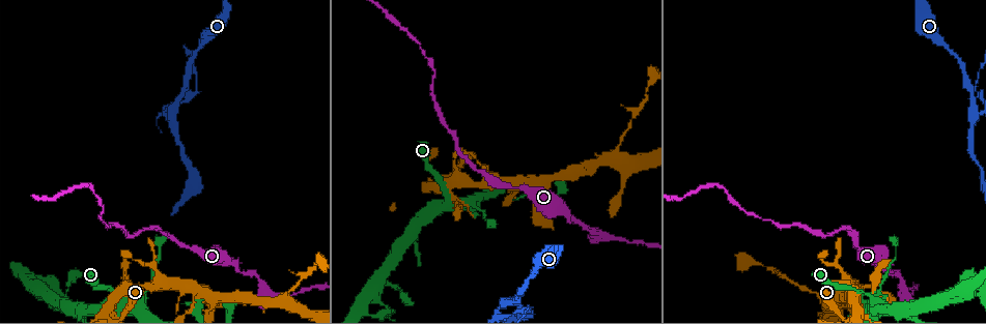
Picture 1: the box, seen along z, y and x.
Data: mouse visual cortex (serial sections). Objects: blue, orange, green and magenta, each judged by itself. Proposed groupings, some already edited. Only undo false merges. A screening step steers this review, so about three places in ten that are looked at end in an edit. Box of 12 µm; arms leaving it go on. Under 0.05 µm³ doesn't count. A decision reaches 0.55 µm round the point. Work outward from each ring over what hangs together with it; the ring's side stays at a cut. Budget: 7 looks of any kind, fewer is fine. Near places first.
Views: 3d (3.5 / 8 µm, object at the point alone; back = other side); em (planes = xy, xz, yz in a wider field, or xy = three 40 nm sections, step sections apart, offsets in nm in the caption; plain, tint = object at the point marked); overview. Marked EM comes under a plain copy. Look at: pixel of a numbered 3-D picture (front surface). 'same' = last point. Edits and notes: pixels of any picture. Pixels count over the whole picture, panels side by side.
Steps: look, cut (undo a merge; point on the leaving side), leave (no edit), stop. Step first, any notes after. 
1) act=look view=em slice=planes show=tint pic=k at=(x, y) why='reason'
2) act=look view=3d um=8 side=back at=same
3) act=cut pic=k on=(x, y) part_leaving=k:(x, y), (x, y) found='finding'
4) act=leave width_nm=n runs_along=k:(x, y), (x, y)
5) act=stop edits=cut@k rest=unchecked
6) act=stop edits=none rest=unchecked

act=look view=3d um=8 pic=1 at=(973, 113) why='sharp bend'

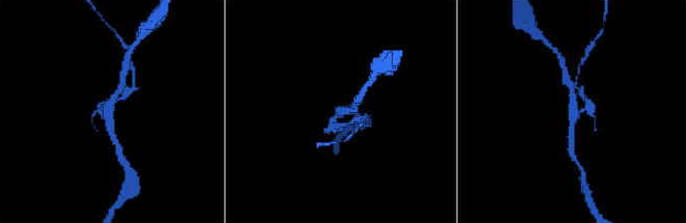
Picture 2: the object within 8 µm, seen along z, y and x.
act=look view=3d um=3.5 pic=2 at=(338, 110) why='closer look'

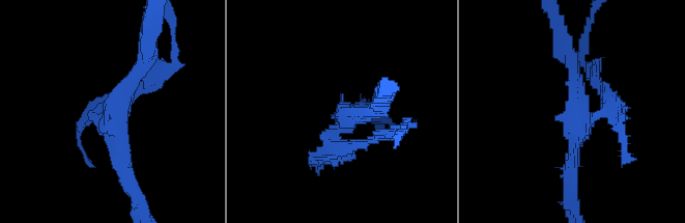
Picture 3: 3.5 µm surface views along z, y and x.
act=look view=em slice=xy step=2 show=tint pic=3 at=(114, 119) arms=3 arm_widths_nm=150,200,250 why='now the EM'

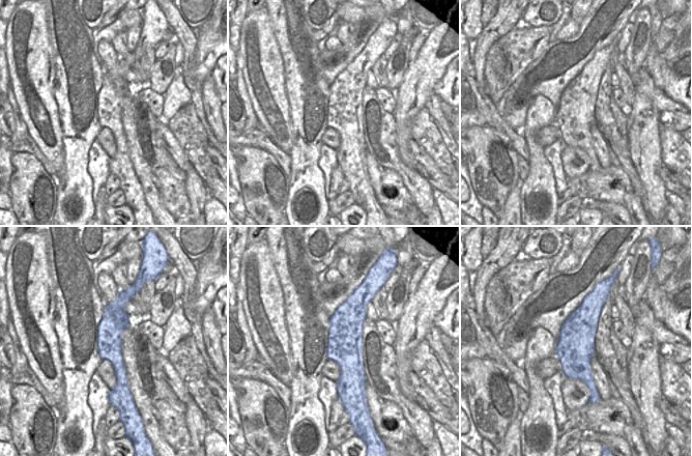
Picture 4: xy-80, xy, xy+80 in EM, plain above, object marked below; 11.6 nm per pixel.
act=cut pic=3 on=(624, 146) part_leaving=3:(603, 108), (608, 102), (582, 57) found='a second cell is stuck on'

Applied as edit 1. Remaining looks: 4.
act=look view=3d um=3.5 pic=1 at=(873, 297) why='sharp bend'

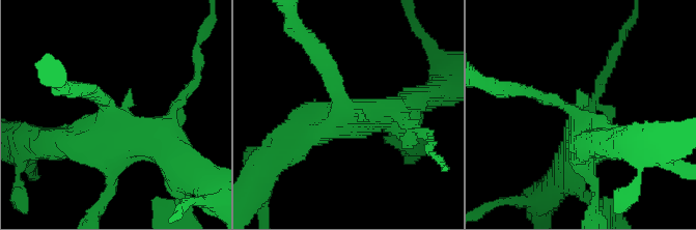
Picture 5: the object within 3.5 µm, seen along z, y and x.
act=look view=em slice=xy step=1 show=tint pic=5 at=(340, 110) arms=3 arm_widths_nm=200,450,450 why='need the tissue'

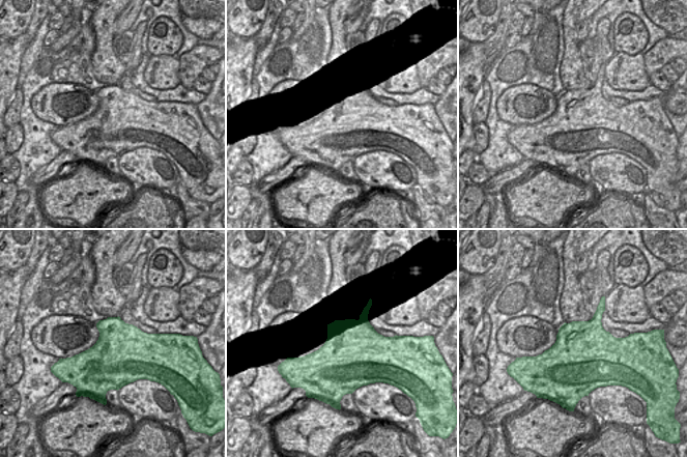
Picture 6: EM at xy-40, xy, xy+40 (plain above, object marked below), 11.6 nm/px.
act=leave runs_along=5:(521, 89), (572, 109), (587, 140), (606, 140) found='continuous, no second cell'

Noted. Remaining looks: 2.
act=look view=em slice=xy step=5 show=tint pic=1 at=(196, 290)

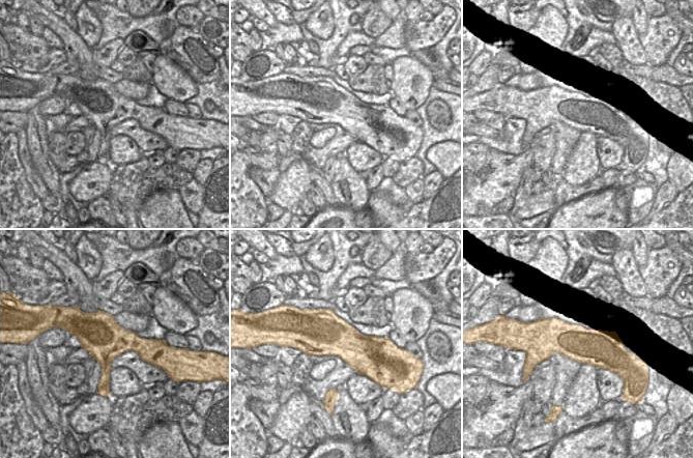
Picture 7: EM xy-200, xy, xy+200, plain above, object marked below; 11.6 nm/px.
act=look view=3d um=3.5 at=same

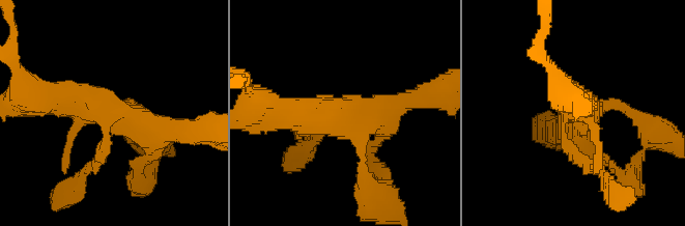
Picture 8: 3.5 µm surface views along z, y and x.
act=leave runs_along=8:(48, 101), (175, 130) found='all the same cell'

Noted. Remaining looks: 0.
act=stop edits=cut@3 rest=unchecked

